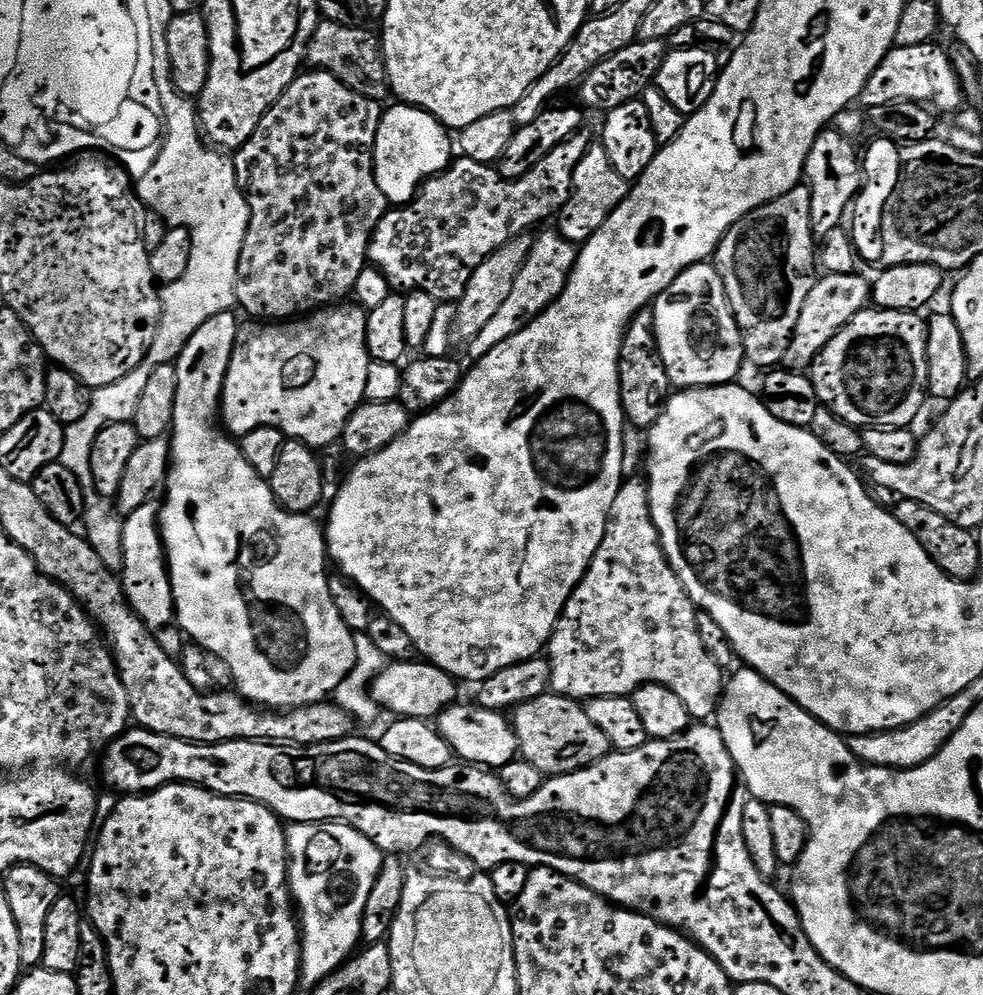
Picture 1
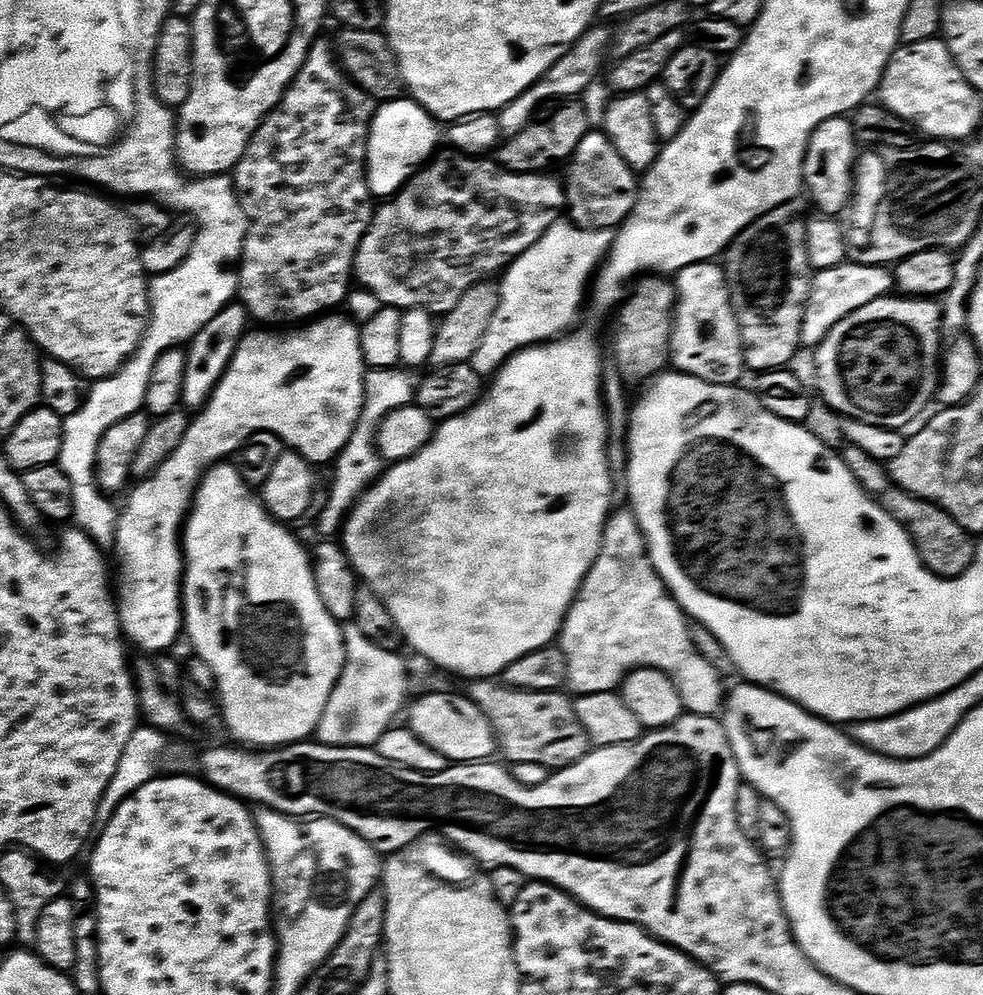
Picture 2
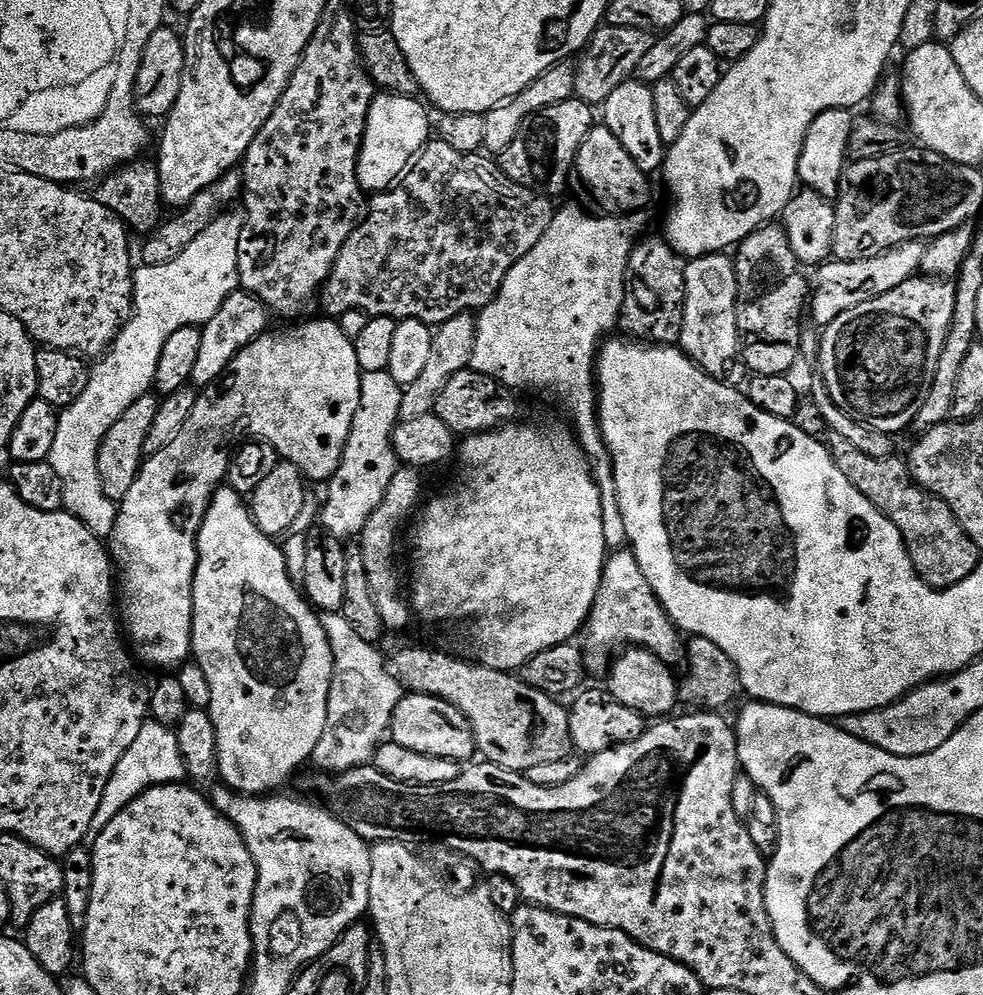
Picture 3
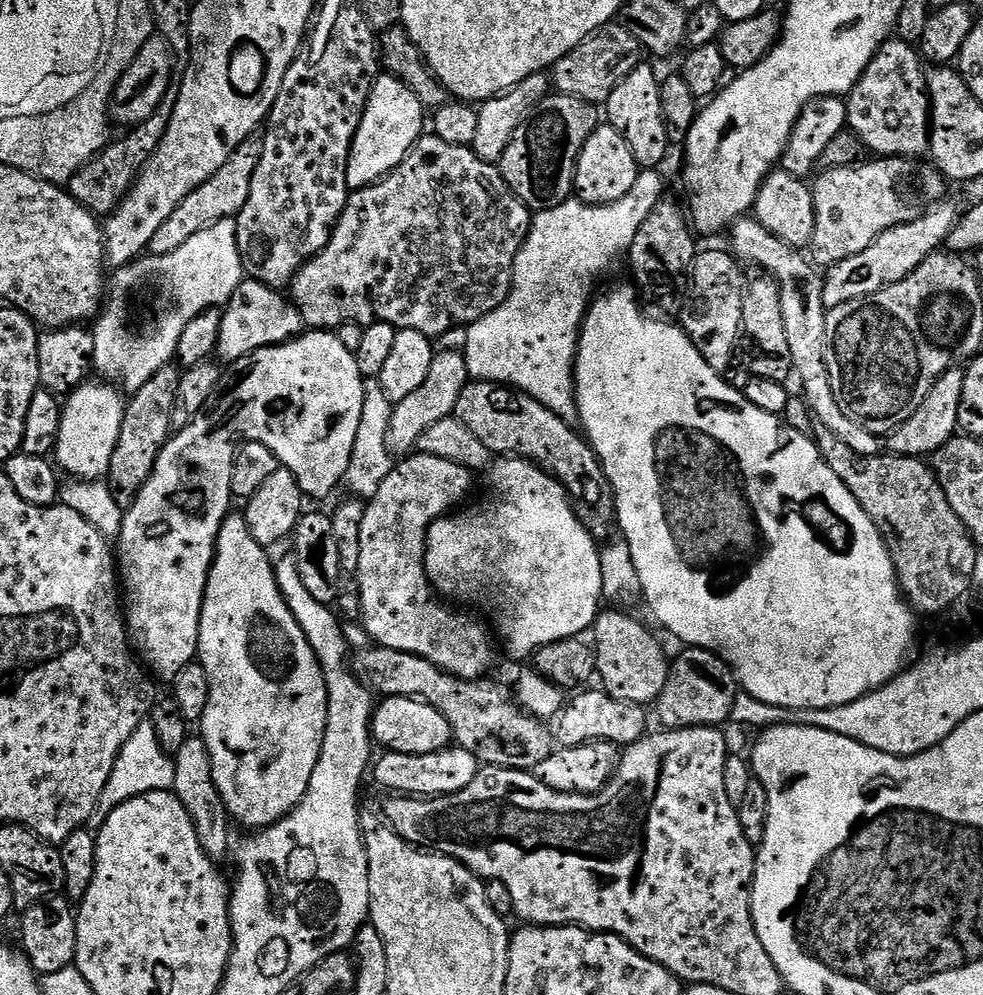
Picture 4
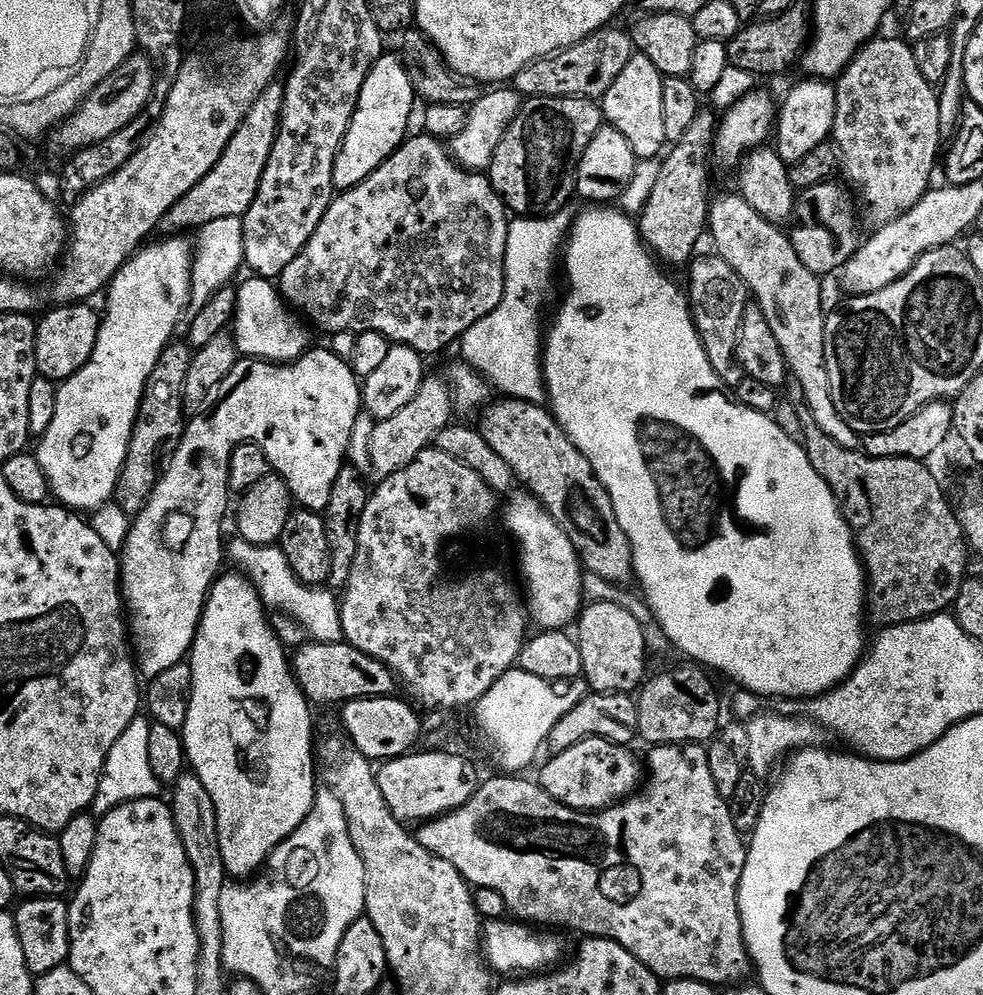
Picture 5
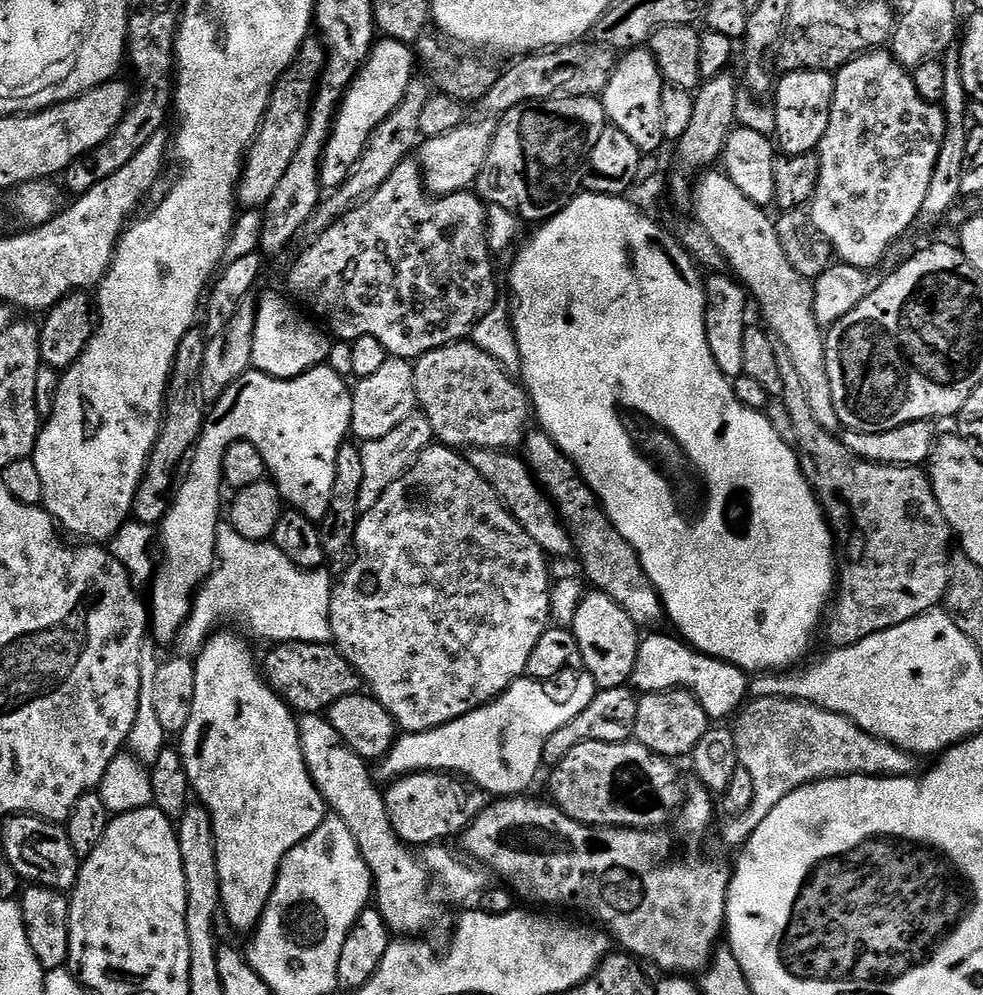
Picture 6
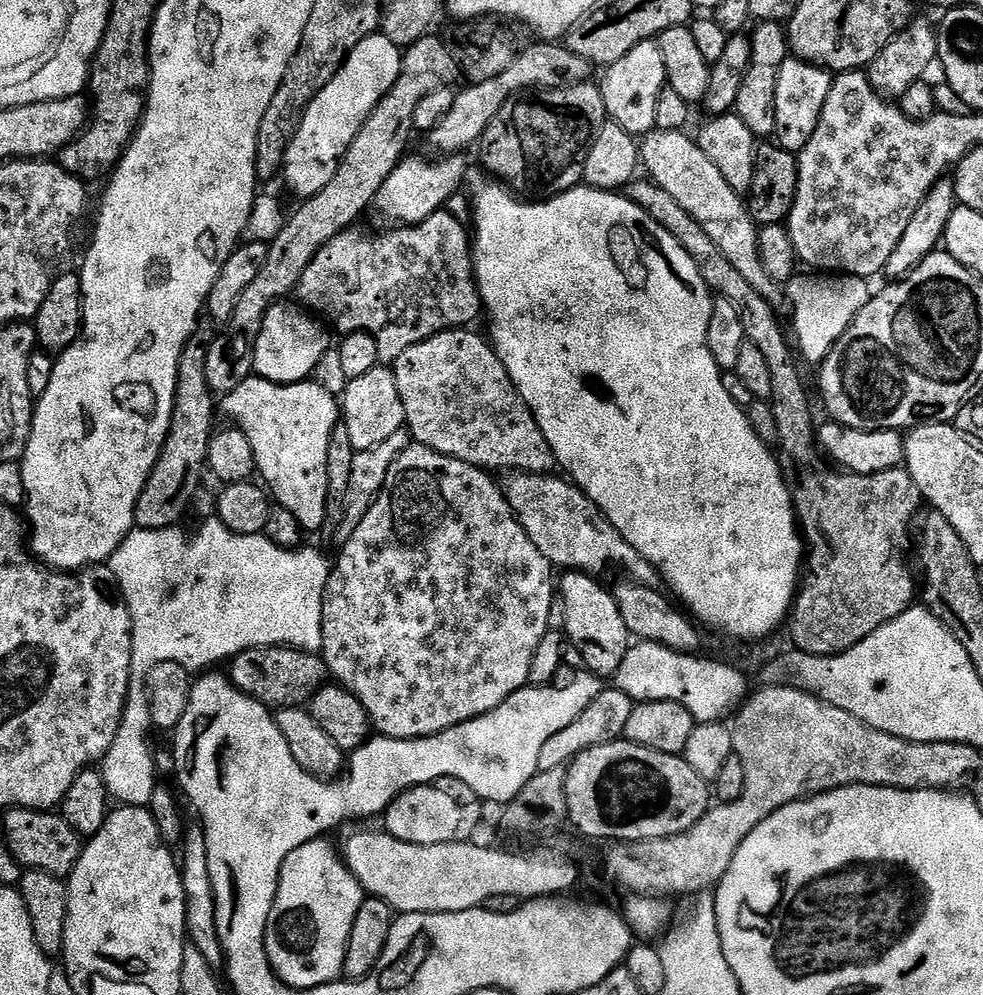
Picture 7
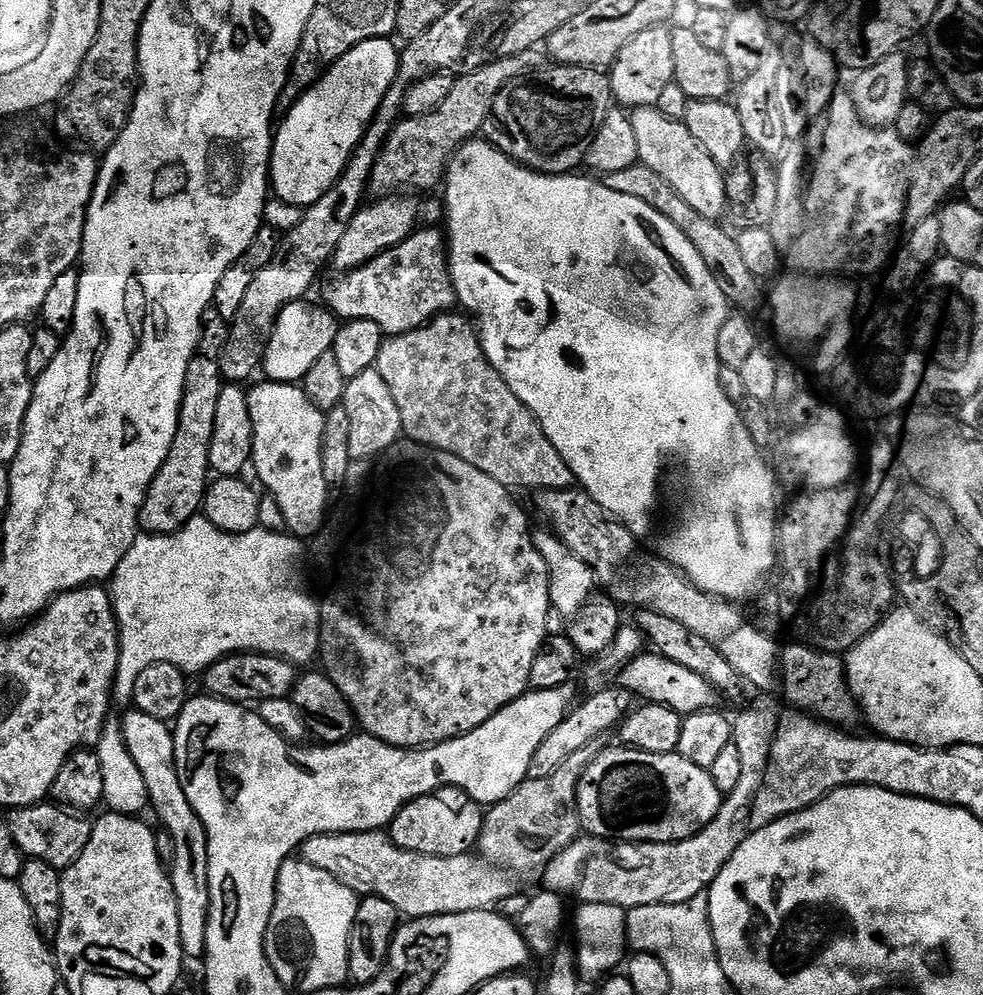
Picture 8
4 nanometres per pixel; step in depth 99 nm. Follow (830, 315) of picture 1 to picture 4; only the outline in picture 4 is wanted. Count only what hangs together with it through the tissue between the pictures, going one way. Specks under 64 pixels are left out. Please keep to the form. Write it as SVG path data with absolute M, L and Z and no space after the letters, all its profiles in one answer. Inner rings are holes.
M949 202L933 204L923 216L914 222L891 228L882 234L862 254L846 258L827 269L824 281L824 307L837 308L851 300L874 294L902 278L906 278L926 257L931 256L947 241L950 230L956 225L958 211Z

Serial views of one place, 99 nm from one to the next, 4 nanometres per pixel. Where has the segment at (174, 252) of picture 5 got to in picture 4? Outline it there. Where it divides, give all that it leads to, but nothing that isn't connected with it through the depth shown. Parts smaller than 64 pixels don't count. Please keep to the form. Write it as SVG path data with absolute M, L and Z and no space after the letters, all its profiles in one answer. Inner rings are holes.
M92 383L81 384L63 401L62 422L54 449L55 463L72 475L69 477L83 478L88 482L99 481L108 475L110 458L114 458L114 446L118 446L126 403L125 397L113 385Z

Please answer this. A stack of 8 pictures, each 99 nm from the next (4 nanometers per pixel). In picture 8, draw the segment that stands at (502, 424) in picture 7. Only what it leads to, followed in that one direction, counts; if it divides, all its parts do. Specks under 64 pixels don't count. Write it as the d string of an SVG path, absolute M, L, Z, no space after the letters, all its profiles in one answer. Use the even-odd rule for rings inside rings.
M456 315L435 316L418 330L387 337L381 343L374 371L390 388L394 406L398 406L403 435L416 443L413 445L448 452L462 458L462 462L470 462L470 466L482 470L482 474L490 474L494 482L502 482L509 490L529 488L532 494L539 494L573 487L570 466L554 450L532 411L506 386L498 370L490 366L473 325L463 315Z

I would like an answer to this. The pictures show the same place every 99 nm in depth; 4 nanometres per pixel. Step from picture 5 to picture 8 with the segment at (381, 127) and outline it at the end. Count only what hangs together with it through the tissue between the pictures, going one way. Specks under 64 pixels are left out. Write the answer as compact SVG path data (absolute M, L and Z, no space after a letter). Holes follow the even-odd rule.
M391 39L367 40L358 46L354 46L354 50L347 52L342 58L338 58L338 62L334 62L334 66L328 69L311 88L308 88L300 97L292 103L292 107L283 113L284 121L279 121L278 127L274 132L272 141L272 166L270 169L270 188L274 193L275 199L286 202L290 206L298 206L299 208L309 208L314 202L318 202L318 198L322 198L322 194L329 192L334 186L334 182L338 182L338 178L344 172L344 167L348 165L348 159L354 154L354 150L360 145L360 140L364 136L364 131L368 129L368 125L372 123L374 114L378 110L378 106L382 102L382 98L390 90L390 86L396 80L396 71L398 70L398 62L400 54L397 45L392 45Z

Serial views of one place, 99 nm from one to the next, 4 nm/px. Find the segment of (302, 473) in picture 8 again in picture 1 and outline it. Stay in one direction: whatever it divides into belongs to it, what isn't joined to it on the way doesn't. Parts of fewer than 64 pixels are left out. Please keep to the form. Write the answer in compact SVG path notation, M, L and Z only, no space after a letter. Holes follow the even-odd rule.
M340 302L335 306L319 309L303 318L293 318L287 322L244 322L236 329L236 345L230 358L228 373L224 379L224 394L220 398L222 424L233 437L239 438L250 434L250 430L258 430L262 426L270 426L278 430L285 438L302 442L308 448L321 450L328 448L332 443L339 441L344 434L344 424L354 414L356 407L365 403L367 368L370 363L368 347L366 346L366 322L368 313L355 302ZM155 503L138 506L134 514L123 517L122 562L124 568L118 574L124 585L124 597L128 604L142 618L147 628L153 630L173 623L176 604L172 601L172 580L168 576L168 561L160 531L160 514Z

